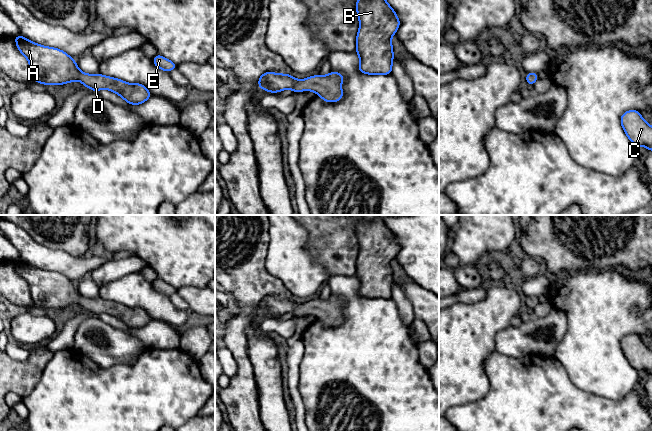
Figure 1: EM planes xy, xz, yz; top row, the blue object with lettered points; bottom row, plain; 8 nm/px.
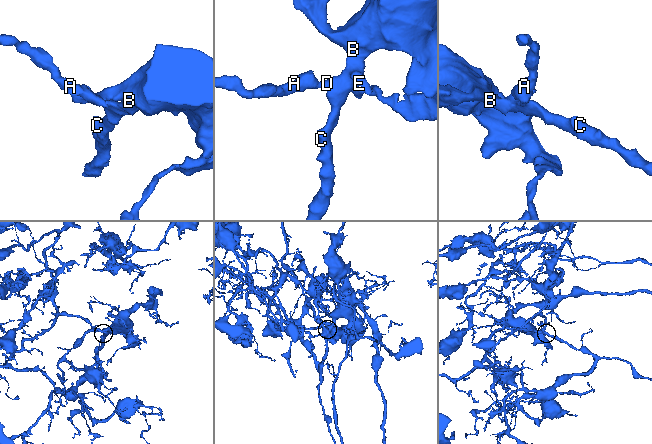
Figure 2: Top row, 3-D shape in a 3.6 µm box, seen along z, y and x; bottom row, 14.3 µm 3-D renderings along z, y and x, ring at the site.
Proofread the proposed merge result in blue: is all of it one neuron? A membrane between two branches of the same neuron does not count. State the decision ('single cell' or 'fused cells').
single cell

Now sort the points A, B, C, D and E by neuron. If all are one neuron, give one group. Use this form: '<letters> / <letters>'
A B C D E

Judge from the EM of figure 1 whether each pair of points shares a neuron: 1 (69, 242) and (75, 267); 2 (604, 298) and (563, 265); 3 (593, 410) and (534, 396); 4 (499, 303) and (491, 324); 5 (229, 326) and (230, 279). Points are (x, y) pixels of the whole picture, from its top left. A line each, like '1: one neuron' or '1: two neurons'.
1: two neurons
2: two neurons
3: one neuron
4: one neuron
5: one neuron

